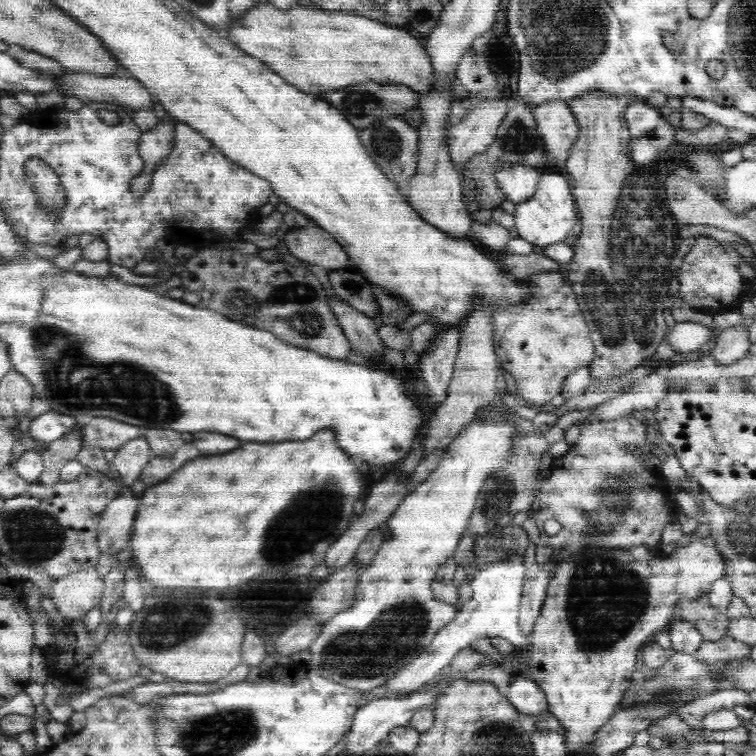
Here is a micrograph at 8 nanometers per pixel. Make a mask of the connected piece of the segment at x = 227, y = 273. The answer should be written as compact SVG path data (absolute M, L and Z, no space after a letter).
M230 249L198 251L186 260L183 271L178 274L184 290L196 292L201 298L201 305L208 310L223 314L226 318L274 333L281 341L300 347L331 359L346 359L351 350L351 342L343 333L330 302L327 301L326 290L320 280L310 270L296 267L284 261L268 261L248 253L230 252Z

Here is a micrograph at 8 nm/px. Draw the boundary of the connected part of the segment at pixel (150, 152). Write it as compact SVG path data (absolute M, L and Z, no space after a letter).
M158 122L157 126L149 132L144 132L140 139L140 159L148 162L144 168L152 174L152 166L160 167L161 163L168 159L175 142L175 124L171 122Z

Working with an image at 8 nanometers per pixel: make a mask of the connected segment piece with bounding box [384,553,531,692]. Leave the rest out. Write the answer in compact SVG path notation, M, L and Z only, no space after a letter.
M510 553L501 560L487 564L486 568L478 569L471 580L474 591L472 599L464 603L453 622L437 631L428 649L416 660L408 663L404 670L394 674L384 684L384 688L388 688L390 692L411 692L424 686L432 678L438 678L443 668L446 668L464 648L471 647L471 644L480 638L500 636L511 643L518 653L525 654L530 648L531 640L524 636L519 626L519 607L526 577L524 558L525 555L520 557L518 553Z

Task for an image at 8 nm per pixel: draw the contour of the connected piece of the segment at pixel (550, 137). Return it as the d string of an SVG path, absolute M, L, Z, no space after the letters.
M563 99L542 103L534 109L534 121L550 157L547 169L563 171L570 150L577 142L580 128L569 104Z

